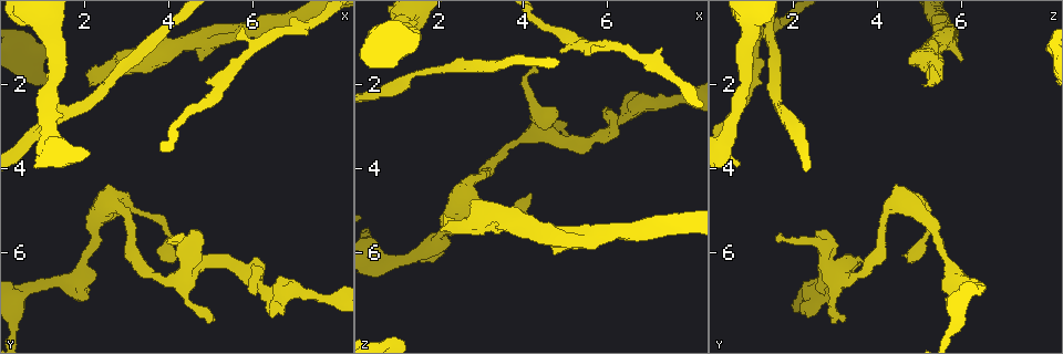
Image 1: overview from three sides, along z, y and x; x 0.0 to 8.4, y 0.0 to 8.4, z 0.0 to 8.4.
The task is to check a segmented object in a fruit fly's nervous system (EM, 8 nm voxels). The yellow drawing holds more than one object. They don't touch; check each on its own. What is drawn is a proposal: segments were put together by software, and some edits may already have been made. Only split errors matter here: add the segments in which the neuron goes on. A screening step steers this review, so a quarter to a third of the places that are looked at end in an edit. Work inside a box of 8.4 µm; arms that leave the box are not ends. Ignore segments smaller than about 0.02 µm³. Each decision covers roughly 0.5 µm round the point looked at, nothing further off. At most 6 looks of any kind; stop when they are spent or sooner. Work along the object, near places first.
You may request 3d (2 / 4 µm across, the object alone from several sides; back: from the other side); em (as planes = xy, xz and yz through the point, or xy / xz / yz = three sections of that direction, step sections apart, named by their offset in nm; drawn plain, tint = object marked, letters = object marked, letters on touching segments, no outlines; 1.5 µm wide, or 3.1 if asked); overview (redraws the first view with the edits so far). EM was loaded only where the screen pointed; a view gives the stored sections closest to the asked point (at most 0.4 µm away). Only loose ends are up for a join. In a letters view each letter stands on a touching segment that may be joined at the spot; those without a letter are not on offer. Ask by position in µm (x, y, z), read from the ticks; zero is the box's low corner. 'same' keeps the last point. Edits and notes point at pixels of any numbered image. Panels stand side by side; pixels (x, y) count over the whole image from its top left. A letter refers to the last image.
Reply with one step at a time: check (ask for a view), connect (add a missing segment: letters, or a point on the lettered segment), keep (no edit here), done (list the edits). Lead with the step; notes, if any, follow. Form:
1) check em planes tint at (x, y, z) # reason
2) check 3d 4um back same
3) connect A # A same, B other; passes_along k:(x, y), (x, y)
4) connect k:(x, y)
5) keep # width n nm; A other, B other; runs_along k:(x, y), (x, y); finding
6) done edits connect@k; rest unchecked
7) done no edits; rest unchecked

check em xy step 4 tint at (5.75, 0.65, 1.15) # free end

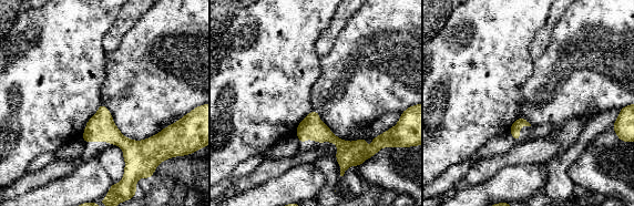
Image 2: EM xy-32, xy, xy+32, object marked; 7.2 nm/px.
check em planes letters same # cut it another way

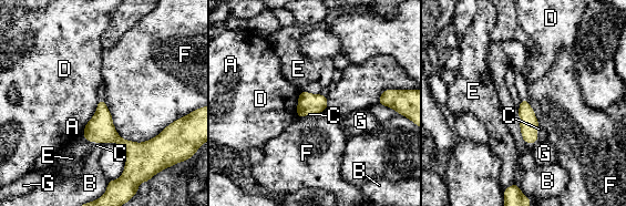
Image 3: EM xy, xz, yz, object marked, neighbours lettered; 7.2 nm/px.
connect C # width 130 nm; A other, B other, C same, D other, E other, F other, G other; it goes on there

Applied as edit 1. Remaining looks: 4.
check 3d 2um back at (2.20, 2.05, 5.05) # an open end

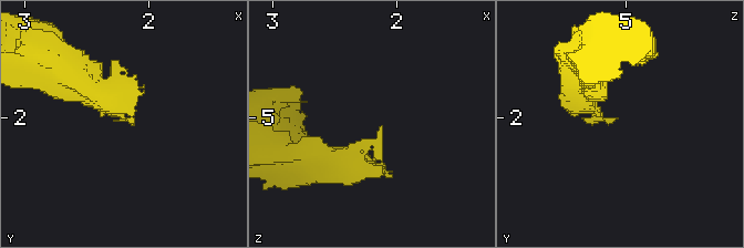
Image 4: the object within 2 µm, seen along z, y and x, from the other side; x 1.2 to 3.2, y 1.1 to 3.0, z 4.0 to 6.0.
check em planes letters at (2.14, 2.06, 5.12) # now the EM

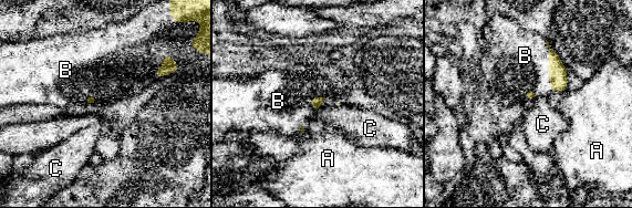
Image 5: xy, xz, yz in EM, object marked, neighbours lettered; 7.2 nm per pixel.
connect B # A other, B same, C other; it goes on there

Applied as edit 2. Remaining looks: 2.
check em xz step 4 tint at (5.10, 7.65, 3.25) # an open end

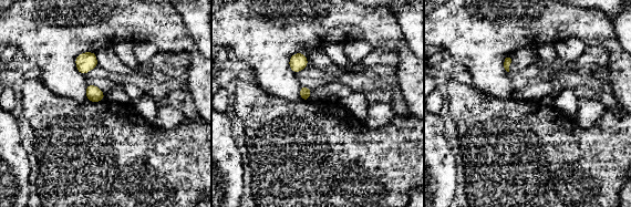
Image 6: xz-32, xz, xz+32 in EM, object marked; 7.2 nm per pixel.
check em planes letters same

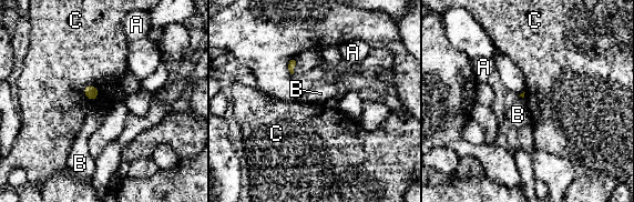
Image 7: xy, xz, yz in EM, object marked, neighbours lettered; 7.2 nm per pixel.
keep # A other, B other, C other; border 7:(87, 84), (83, 93), (92, 101); none of them fits

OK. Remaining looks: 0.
done edits connect@3, connect@5; rest unchecked

